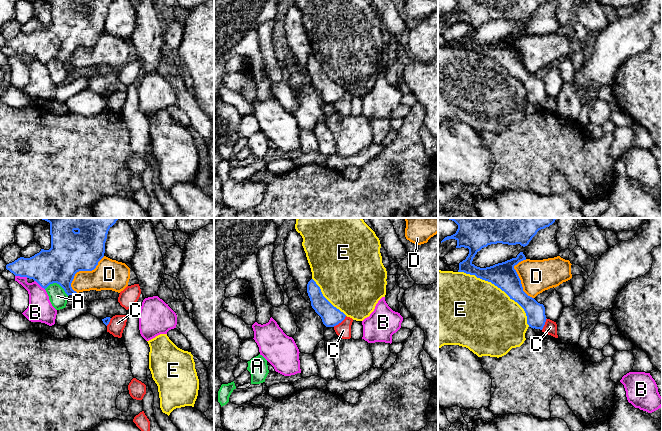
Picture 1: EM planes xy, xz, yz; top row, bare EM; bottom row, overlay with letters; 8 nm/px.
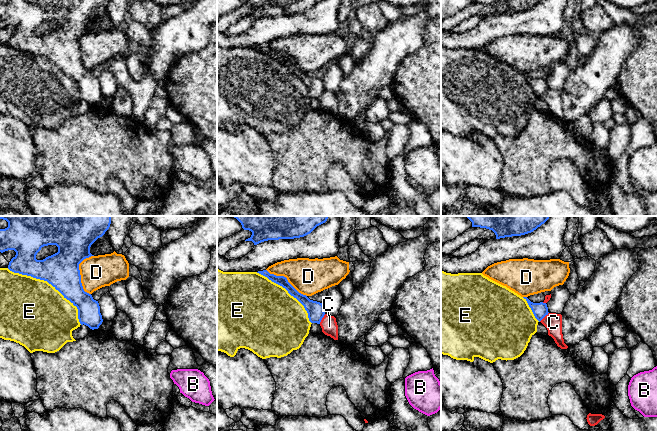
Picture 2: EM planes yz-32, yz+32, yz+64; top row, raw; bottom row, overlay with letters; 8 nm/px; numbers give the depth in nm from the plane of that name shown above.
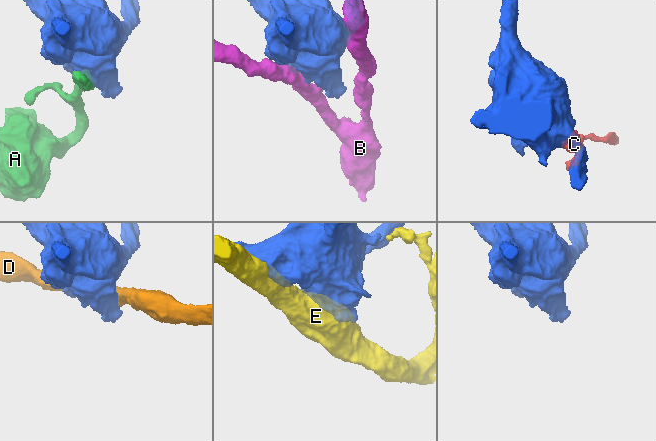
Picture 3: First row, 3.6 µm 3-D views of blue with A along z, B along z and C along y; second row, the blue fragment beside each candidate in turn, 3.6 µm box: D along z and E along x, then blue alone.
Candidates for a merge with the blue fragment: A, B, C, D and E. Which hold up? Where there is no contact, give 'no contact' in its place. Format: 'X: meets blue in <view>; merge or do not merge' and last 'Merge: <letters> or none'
A: meets blue in xy; do not merge
B: meets blue in xy; do not merge
C: meets blue in xz; do not merge
D: meets blue in xy; do not merge
E: meets blue in yz; do not merge
Merge: none

